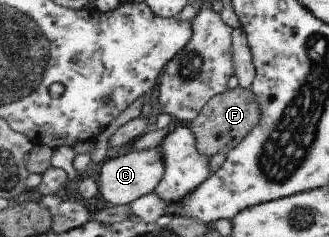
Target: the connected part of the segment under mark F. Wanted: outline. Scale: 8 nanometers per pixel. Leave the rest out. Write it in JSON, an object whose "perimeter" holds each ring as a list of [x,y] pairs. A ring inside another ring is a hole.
{"perimeter":[[[238,86],[217,95],[209,102],[201,114],[191,122],[189,128],[196,136],[196,142],[201,154],[215,156],[228,154],[260,123],[262,106],[257,95],[245,87]]]}

